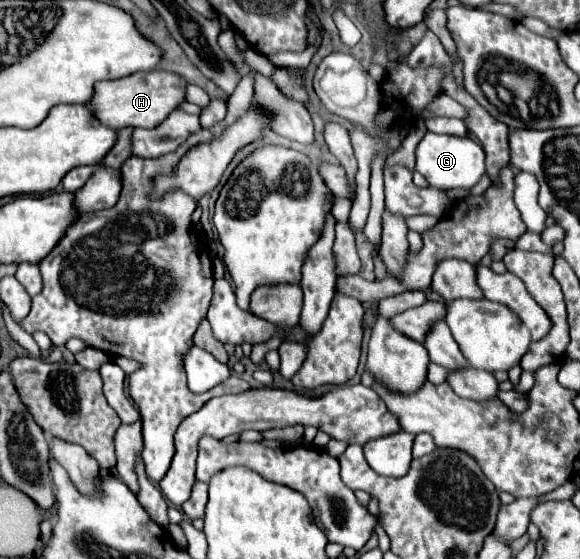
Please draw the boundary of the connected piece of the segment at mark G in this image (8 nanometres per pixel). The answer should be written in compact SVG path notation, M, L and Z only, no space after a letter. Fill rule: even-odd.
M426 132L426 136L420 140L416 148L416 172L424 174L430 186L440 190L452 190L452 188L474 188L482 174L486 172L484 164L484 150L480 144L476 144L472 138L464 136L448 136L448 134L434 134Z

